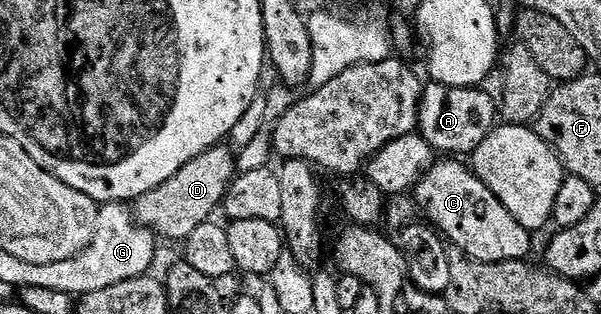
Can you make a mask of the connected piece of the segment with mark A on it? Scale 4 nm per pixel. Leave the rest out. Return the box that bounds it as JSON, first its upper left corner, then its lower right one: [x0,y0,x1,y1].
[417,83,500,158]

